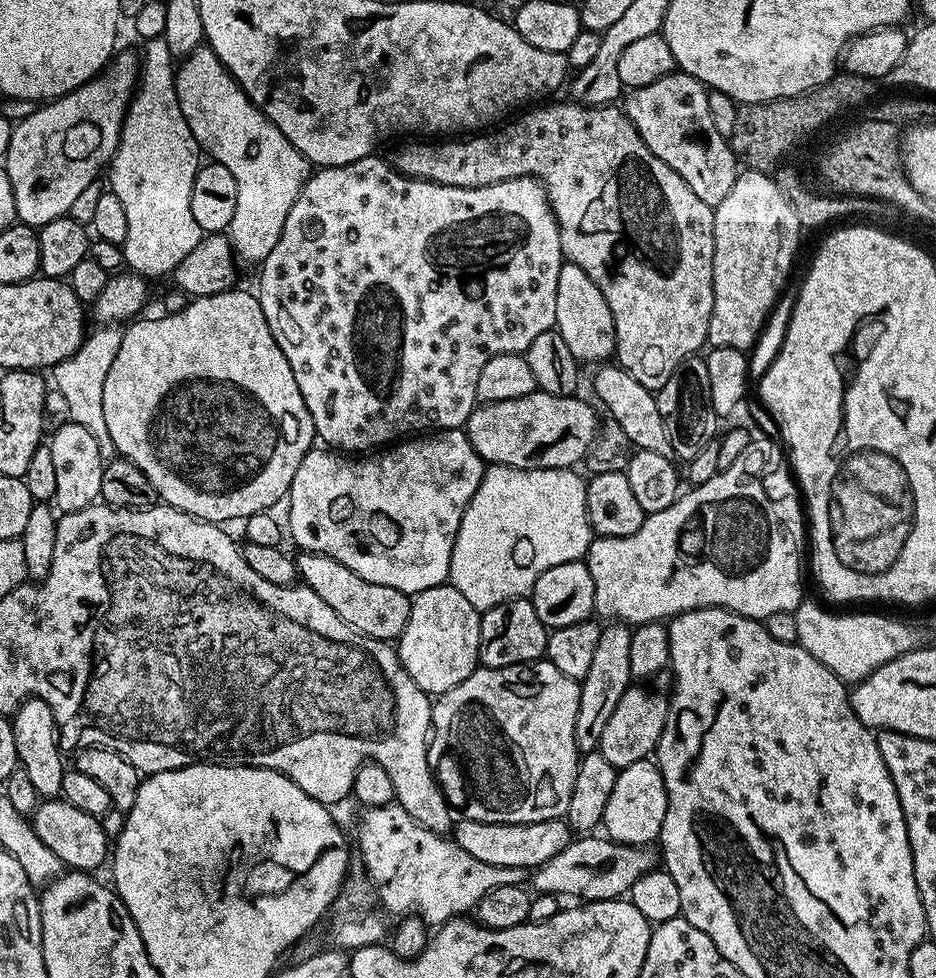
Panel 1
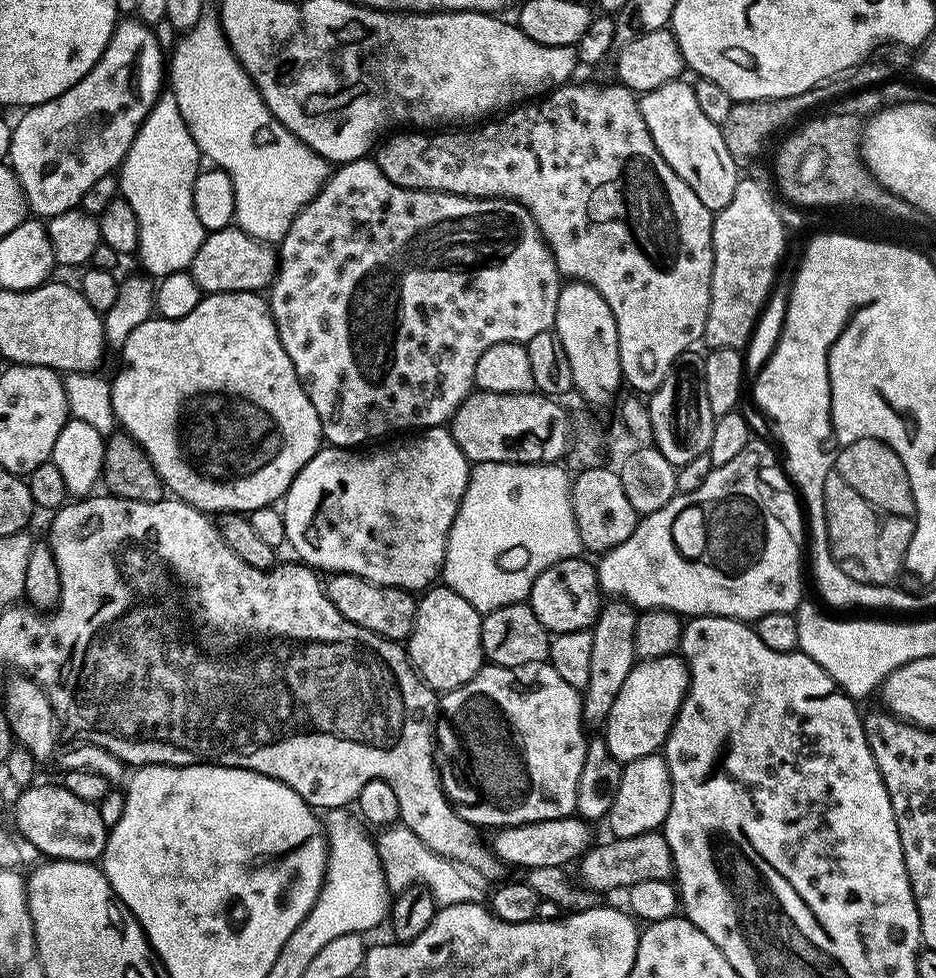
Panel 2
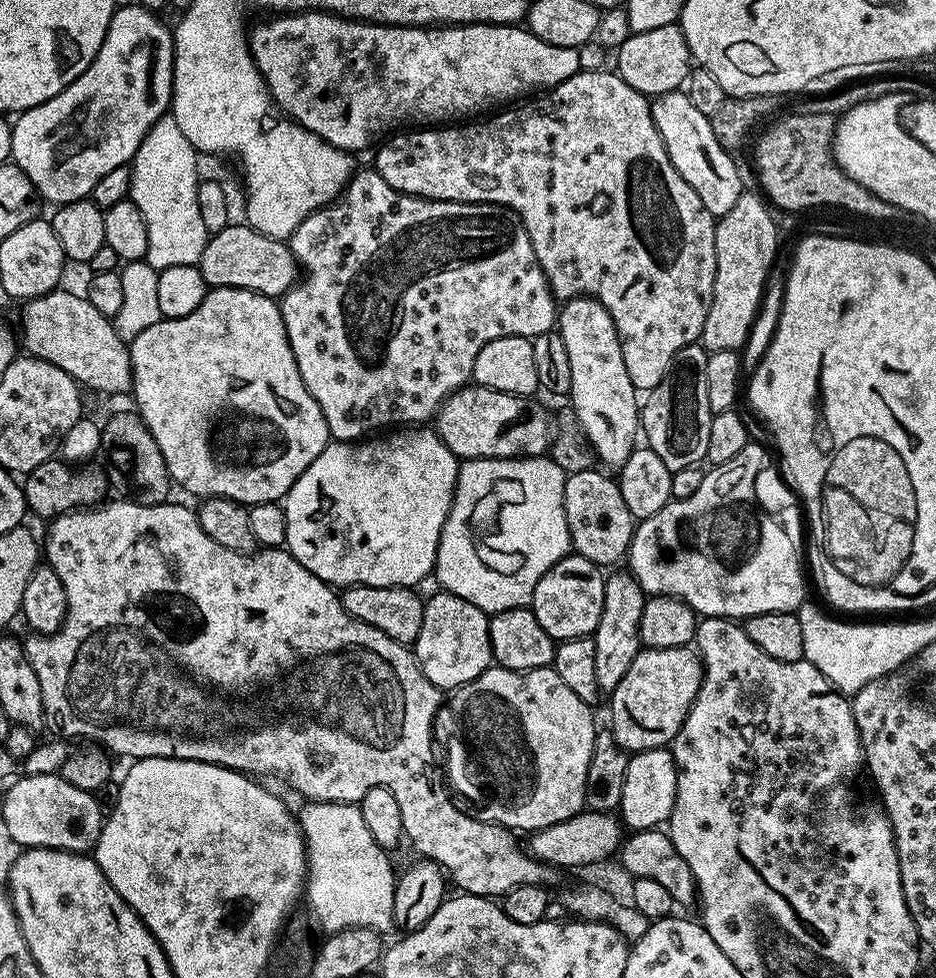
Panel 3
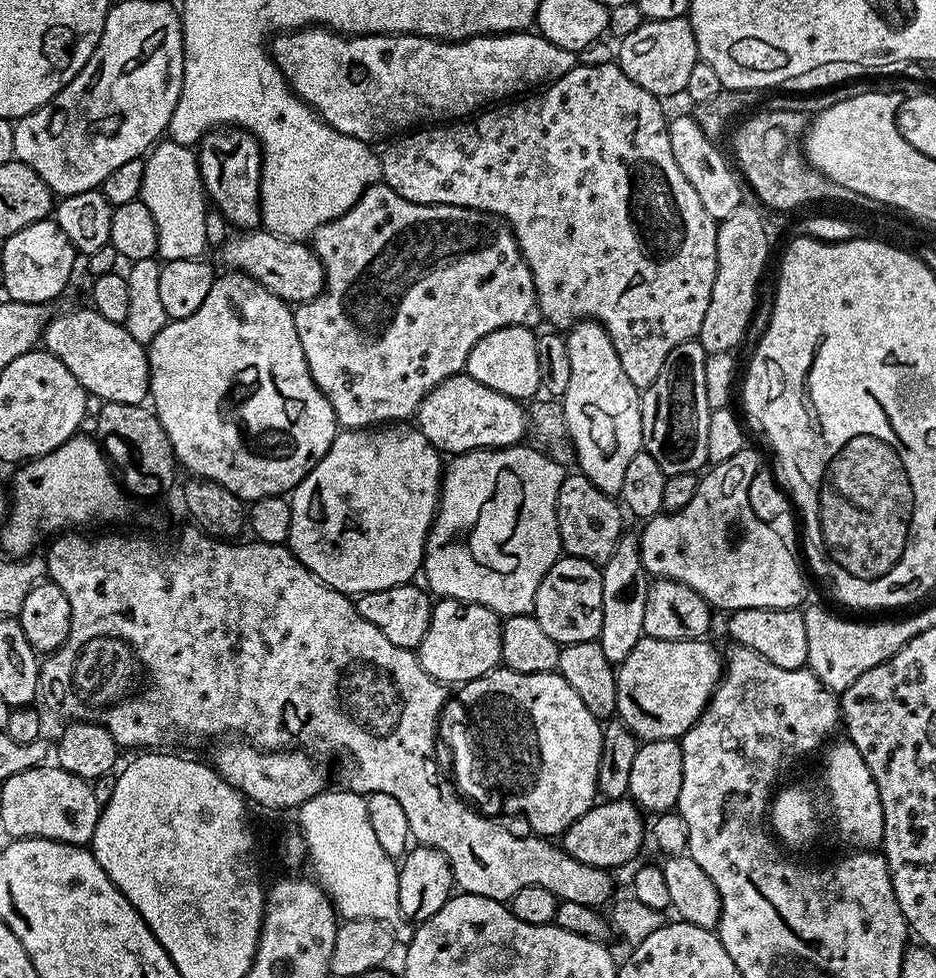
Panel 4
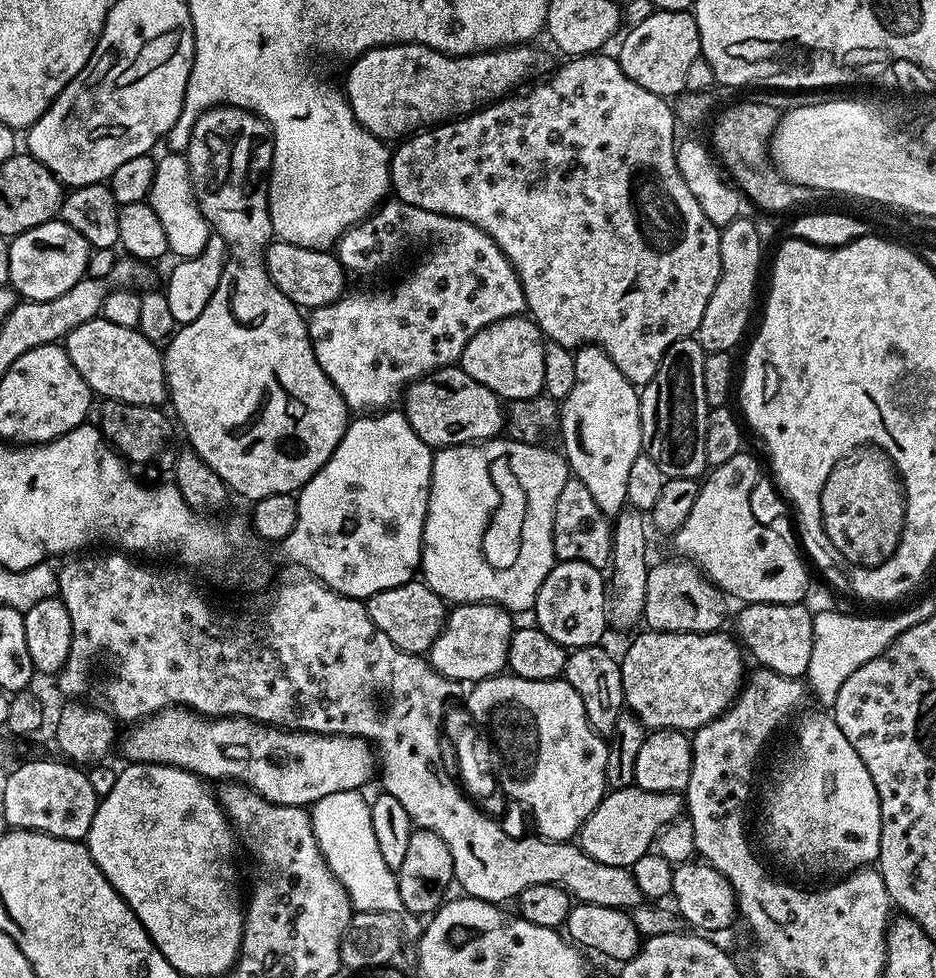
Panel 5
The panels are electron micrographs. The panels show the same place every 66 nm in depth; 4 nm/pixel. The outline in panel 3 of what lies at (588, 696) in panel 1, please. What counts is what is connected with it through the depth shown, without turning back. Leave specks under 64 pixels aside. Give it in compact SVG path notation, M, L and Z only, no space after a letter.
M612 570L607 573L604 582L604 601L602 602L602 618L598 618L598 626L591 638L594 642L594 670L598 673L598 686L601 693L610 694L622 682L626 670L630 670L630 662L641 650L640 623L646 593L642 586L627 570Z

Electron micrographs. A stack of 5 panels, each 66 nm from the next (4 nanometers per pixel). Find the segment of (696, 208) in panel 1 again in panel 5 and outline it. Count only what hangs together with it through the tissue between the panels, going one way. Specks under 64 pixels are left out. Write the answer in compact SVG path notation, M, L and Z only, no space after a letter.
M593 54L569 59L564 62L568 64L562 65L556 73L553 71L547 77L549 80L545 84L524 90L529 92L509 94L487 108L470 112L458 120L437 124L435 128L425 128L405 139L399 145L401 148L397 152L395 149L390 158L392 188L404 204L412 204L415 208L430 210L434 214L447 214L466 220L490 234L490 238L494 238L494 242L504 251L518 274L524 291L527 315L551 343L573 350L585 346L601 348L612 359L614 366L618 366L618 370L626 374L629 382L643 386L650 382L650 378L654 378L662 362L662 354L666 354L668 347L679 340L689 339L702 322L706 302L710 302L710 294L714 294L714 286L720 277L721 229L710 222L706 214L702 214L698 198L690 194L690 186L686 186L678 170L678 123L671 103L665 97L650 94L650 90L638 86L638 82L634 82L624 73L619 59L612 57L611 60L604 55Z

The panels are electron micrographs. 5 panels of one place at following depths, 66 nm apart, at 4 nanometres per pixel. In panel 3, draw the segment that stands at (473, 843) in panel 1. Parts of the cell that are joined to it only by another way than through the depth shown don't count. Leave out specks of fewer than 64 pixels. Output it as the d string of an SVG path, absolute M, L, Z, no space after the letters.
M585 810L577 816L566 818L554 826L540 828L527 837L526 848L536 859L553 869L584 868L587 864L596 864L607 856L615 857L622 843L622 824L615 815L606 812Z

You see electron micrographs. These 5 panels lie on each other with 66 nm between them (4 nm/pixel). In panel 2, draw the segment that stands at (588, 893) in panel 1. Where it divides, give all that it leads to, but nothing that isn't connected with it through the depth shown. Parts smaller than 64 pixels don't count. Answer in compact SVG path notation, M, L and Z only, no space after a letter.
M661 831L646 834L613 837L610 842L597 843L587 850L578 862L581 883L604 894L606 890L627 889L638 882L669 880L675 873L673 856L670 854L669 843Z

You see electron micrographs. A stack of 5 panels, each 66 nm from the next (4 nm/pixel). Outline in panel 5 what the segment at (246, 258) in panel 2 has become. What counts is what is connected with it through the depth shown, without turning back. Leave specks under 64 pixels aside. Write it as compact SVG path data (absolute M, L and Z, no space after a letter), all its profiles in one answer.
M273 239L264 250L264 268L270 274L274 286L290 298L301 310L321 308L343 296L346 291L346 273L340 259L322 248L303 248L285 240Z

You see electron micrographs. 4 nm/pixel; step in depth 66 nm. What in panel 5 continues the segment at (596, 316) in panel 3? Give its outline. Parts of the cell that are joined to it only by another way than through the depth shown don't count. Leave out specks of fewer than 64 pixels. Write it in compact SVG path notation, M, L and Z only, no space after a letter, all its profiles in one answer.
M585 346L574 352L574 386L570 394L562 401L560 409L559 439L564 439L562 455L568 462L571 475L590 490L598 510L609 518L616 517L628 504L626 481L634 463L634 458L642 455L642 430L640 429L640 392L614 366L612 359L595 346Z

